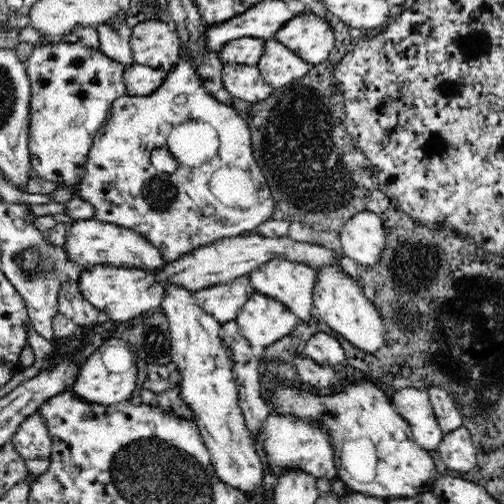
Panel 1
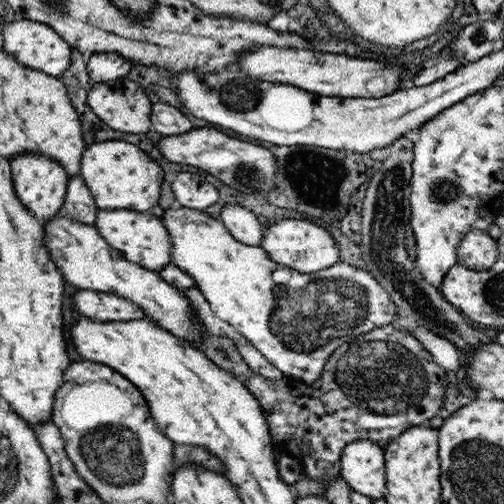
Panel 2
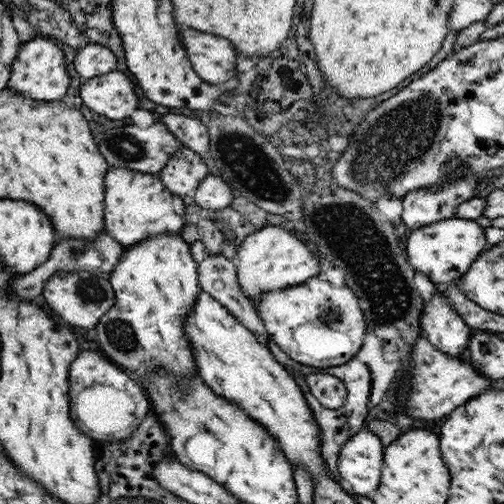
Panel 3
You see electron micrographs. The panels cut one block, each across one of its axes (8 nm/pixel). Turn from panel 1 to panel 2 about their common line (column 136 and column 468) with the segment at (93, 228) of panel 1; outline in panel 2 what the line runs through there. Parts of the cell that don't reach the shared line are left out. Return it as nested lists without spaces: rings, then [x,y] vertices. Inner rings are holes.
[[[483,230],[467,232],[465,238],[459,242],[457,250],[457,262],[461,266],[467,266],[467,270],[489,270],[499,258],[497,240],[489,238]]]

